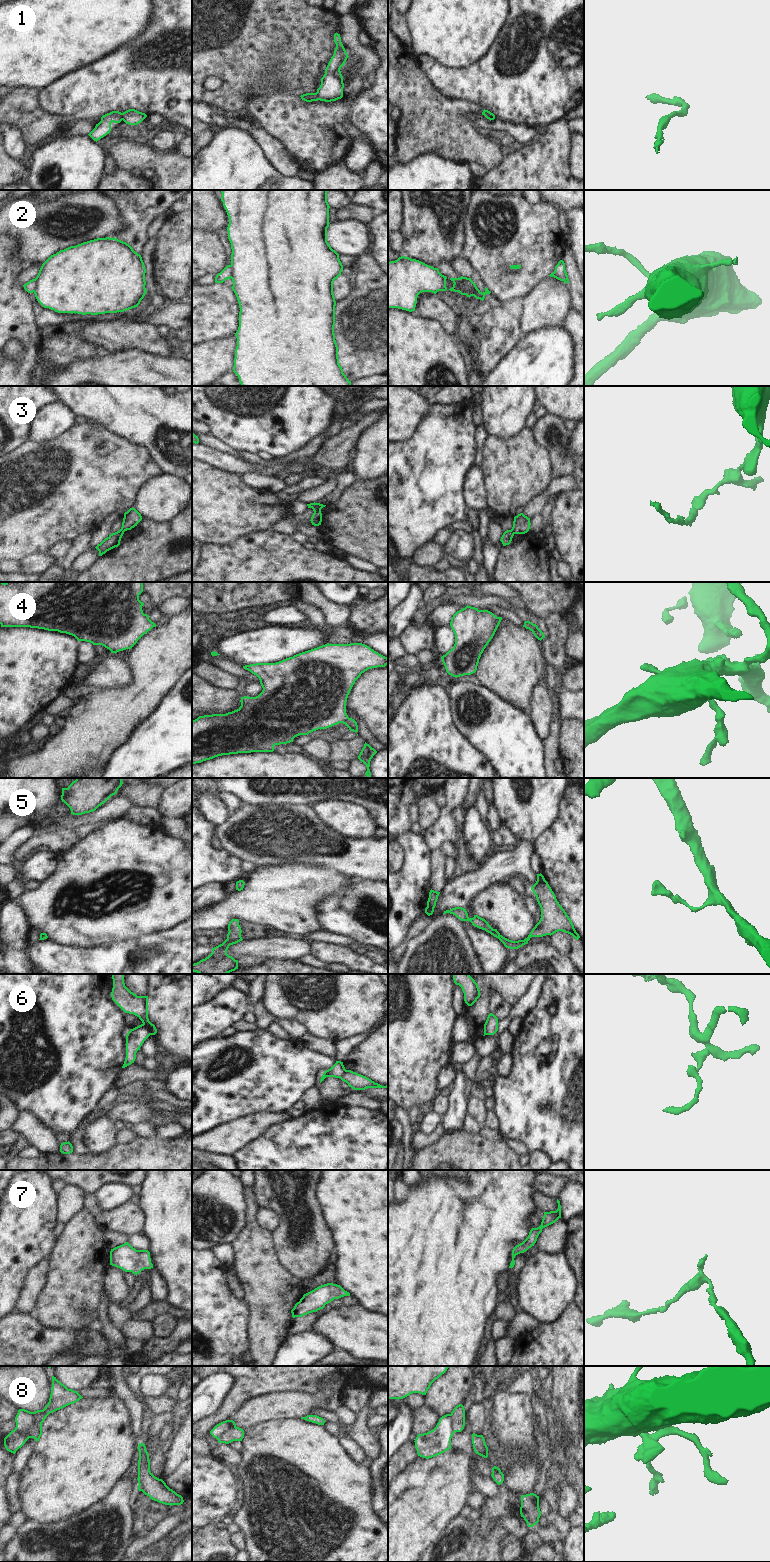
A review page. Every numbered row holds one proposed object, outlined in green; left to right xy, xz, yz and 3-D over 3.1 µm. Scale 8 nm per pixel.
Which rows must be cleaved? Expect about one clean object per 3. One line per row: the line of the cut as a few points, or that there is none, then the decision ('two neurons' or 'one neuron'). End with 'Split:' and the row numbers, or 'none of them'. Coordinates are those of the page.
1: xz (316, 92), (316, 96), (319, 99) | two neurons
2: xy (35, 279), (35, 289), (33, 291) | two neurons
3: xz (320, 509), (314, 512) | two neurons
4: no cut | one neuron
5: no cut | one neuron
6: xy (142, 1024), (151, 1034) | two neurons
7: no cut | one neuron
8: xy (16, 1426), (27, 1432), (27, 1439) | two neurons
Split: 1, 2, 3, 6, 8

